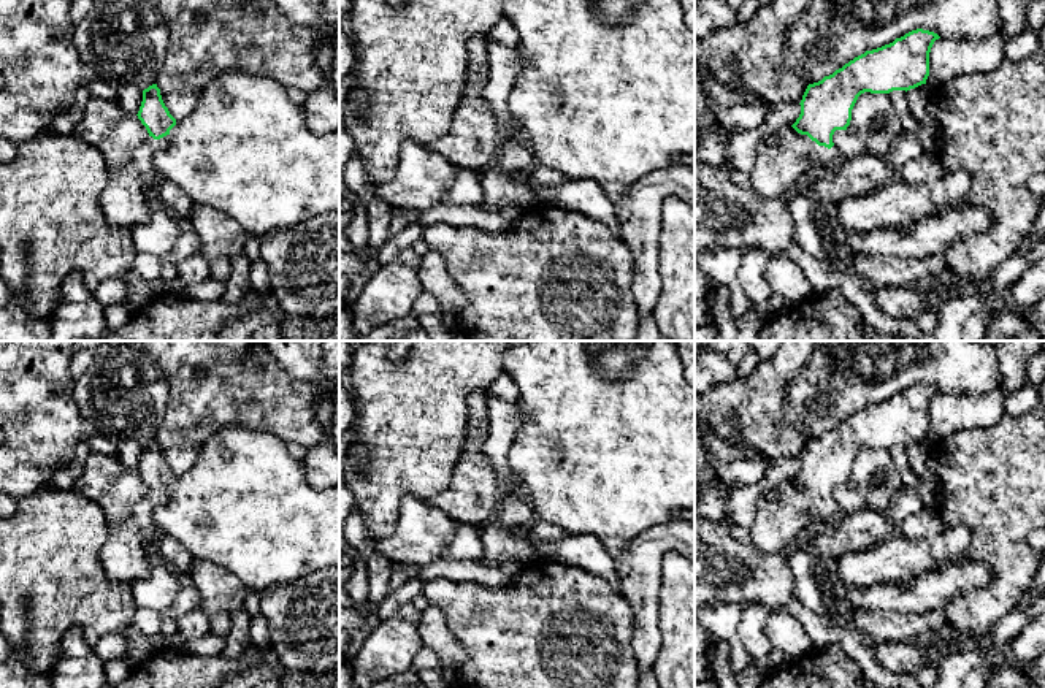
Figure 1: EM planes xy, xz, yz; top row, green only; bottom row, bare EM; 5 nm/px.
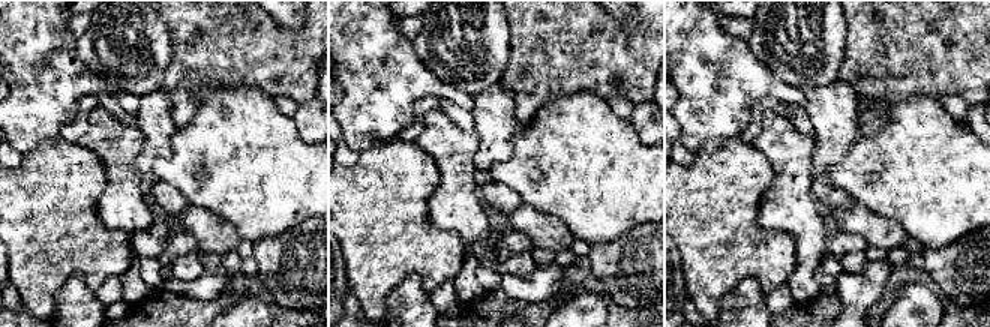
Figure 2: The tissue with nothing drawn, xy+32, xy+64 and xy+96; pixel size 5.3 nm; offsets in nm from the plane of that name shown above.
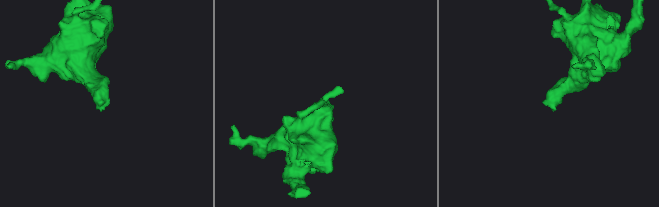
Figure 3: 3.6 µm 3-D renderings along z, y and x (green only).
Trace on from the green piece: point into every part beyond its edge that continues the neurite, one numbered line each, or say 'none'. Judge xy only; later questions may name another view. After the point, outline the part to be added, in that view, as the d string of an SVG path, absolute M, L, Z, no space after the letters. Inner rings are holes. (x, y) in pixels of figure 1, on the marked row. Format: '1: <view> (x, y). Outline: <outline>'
1: xy (143, 157). Outline: M147 136L133 152L132 162L135 168L144 176L151 176L154 173L154 157L165 151L170 146L170 136L163 136L160 140L154 140Z

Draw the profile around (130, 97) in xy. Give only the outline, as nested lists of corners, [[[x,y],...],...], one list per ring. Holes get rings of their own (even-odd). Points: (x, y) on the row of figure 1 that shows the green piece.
[[[122,86],[117,89],[117,100],[124,111],[136,116],[143,101],[143,90],[136,86]]]

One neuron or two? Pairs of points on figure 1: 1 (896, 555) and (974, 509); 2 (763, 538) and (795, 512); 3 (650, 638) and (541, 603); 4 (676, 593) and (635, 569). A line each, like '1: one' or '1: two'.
1: two
2: one
3: two
4: two

